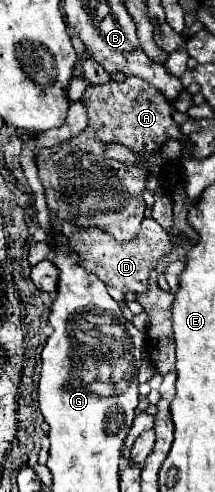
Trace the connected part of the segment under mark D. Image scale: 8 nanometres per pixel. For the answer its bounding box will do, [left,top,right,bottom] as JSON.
[60,218,172,294]

